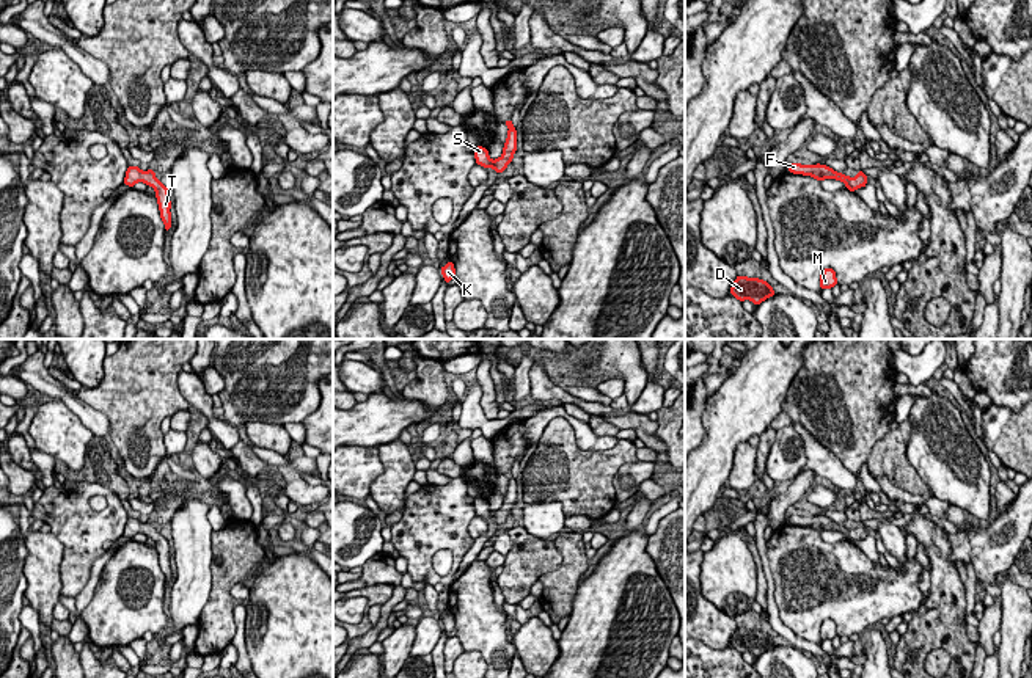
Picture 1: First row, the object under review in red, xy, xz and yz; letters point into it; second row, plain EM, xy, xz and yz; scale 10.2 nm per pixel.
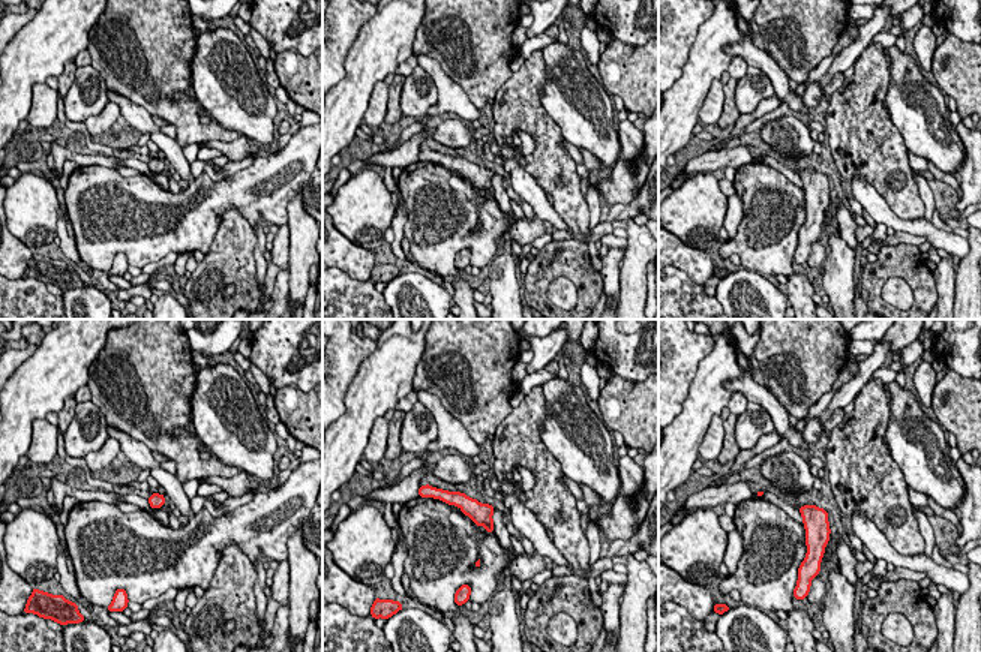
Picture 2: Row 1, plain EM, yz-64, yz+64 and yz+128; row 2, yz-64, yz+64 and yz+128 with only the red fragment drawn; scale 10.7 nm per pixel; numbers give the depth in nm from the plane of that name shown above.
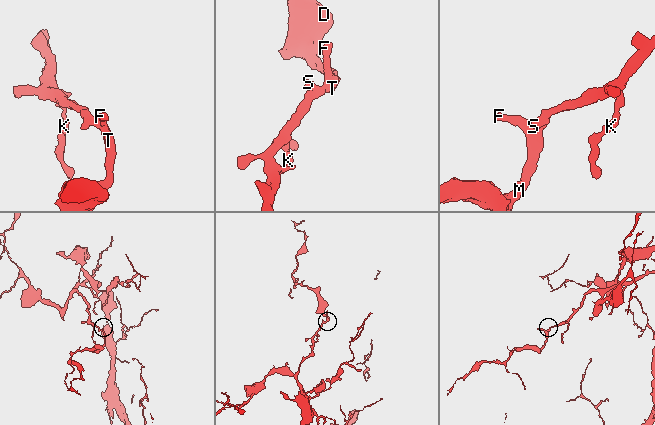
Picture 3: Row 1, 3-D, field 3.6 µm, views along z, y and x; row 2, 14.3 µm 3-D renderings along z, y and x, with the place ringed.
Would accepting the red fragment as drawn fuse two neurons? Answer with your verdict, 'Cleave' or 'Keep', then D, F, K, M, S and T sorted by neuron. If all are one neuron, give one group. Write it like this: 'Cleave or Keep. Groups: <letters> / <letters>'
Keep. Groups: D F K M S T

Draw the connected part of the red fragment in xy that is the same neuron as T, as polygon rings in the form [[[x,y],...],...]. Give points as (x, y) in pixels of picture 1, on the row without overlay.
[[[127,518],[124,537],[134,538],[137,534],[145,534],[156,541],[156,549],[159,554],[160,570],[165,574],[165,584],[171,579],[171,552],[168,540],[156,530],[156,524],[152,521],[141,523],[138,518]]]

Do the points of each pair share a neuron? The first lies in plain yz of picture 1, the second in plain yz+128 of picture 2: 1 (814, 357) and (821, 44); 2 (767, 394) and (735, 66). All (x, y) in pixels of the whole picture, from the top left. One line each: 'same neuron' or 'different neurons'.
1: same neuron
2: different neurons

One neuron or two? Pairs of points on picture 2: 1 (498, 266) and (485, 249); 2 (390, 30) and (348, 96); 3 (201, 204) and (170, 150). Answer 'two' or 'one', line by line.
1: two
2: one
3: two

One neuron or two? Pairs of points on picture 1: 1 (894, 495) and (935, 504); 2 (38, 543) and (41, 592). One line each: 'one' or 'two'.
1: one
2: one

